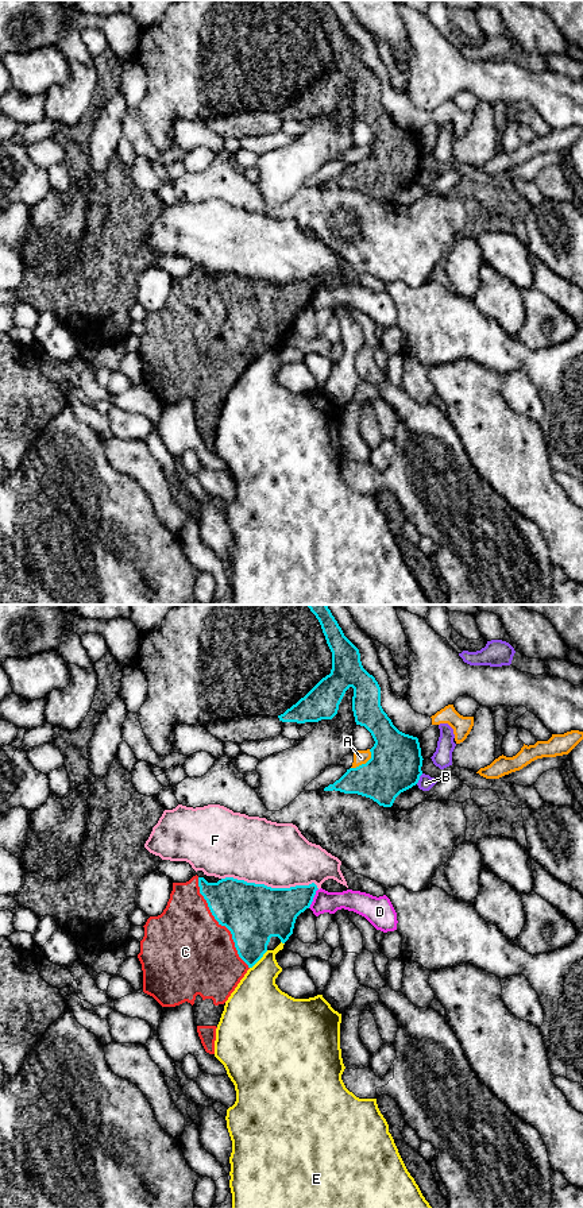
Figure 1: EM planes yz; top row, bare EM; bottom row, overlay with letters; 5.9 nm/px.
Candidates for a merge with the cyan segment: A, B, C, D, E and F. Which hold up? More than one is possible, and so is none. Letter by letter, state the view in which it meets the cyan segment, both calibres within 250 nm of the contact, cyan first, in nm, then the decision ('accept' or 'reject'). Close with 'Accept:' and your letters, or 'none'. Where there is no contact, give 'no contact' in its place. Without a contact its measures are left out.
A: yz | 300/80 nm | reject
B: yz | 300/90 nm | reject
C: yz | 360/480 nm | accept
D: yz | 280/130 nm | reject
E: yz | 300/300 nm | reject
F: yz | 360/380 nm | reject
Accept: C

